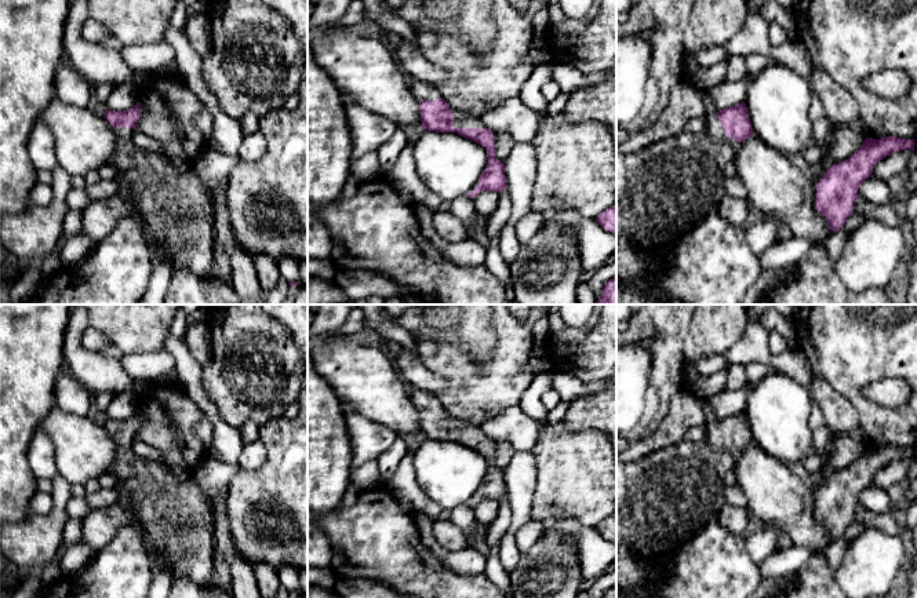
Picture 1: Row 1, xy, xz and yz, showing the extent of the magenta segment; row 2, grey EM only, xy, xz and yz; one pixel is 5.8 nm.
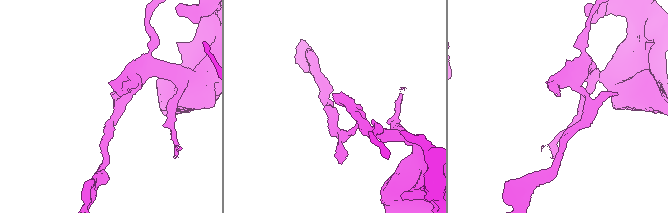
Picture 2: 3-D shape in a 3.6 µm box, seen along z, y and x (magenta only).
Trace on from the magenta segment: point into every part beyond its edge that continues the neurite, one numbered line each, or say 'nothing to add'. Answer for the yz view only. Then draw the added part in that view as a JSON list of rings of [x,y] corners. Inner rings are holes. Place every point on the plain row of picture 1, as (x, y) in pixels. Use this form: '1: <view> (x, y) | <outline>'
1: yz (662, 500) | [[[713,422],[706,427],[703,442],[683,440],[641,460],[616,463],[616,548],[627,544],[640,558],[659,558],[717,519],[725,503],[724,477],[734,468],[736,452]]]

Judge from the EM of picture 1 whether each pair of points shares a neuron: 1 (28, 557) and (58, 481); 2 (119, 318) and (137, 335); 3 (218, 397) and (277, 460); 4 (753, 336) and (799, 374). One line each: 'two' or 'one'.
1: one
2: one
3: two
4: one

